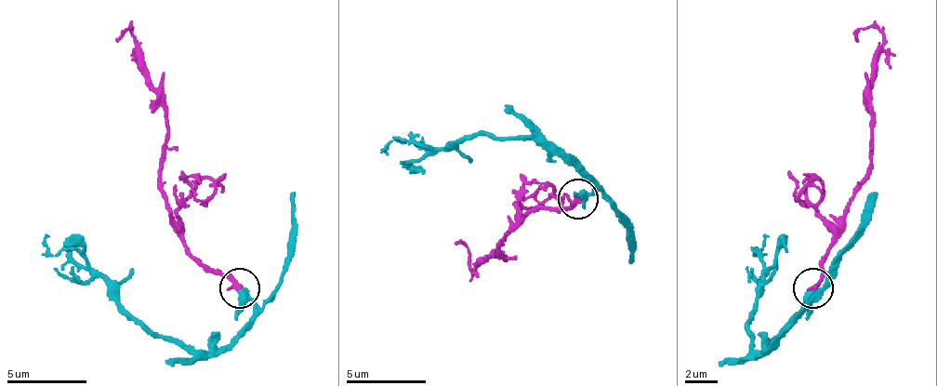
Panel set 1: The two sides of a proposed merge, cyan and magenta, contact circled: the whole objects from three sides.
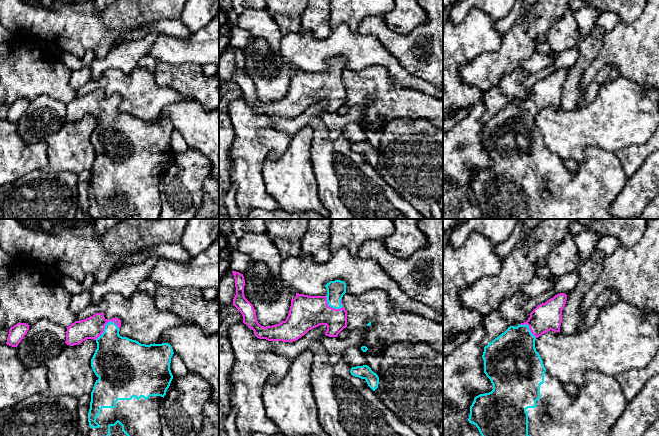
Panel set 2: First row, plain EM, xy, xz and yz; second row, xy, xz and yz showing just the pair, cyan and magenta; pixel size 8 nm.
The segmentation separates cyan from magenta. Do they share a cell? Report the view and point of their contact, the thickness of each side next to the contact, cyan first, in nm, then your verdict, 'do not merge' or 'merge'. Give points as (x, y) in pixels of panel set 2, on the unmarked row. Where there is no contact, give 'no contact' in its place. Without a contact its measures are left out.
contact xz (331, 82); calibres 150 and 280 nm; merge

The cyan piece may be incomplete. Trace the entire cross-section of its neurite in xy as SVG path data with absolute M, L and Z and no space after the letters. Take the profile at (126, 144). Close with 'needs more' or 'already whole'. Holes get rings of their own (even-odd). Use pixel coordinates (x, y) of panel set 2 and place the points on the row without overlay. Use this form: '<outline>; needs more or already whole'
M96 89L81 97L75 97L67 103L65 119L70 122L81 120L86 115L93 115L97 125L91 135L91 143L96 151L96 158L91 168L88 198L91 219L160 219L161 199L159 184L170 162L173 151L170 146L174 130L168 119L141 120L136 116L119 111L121 96L107 96L104 89Z; needs more

